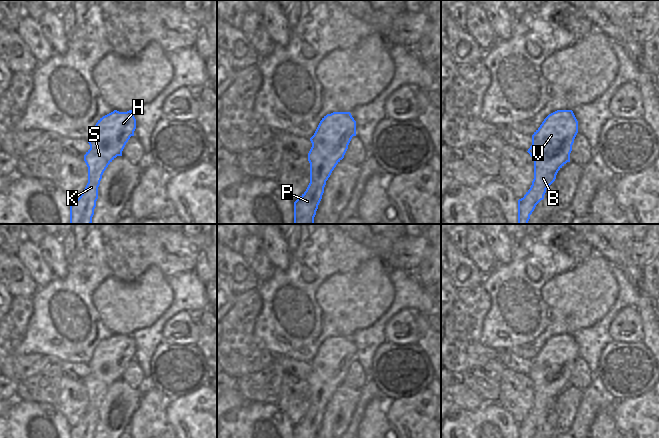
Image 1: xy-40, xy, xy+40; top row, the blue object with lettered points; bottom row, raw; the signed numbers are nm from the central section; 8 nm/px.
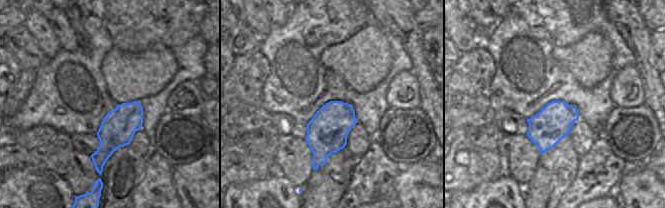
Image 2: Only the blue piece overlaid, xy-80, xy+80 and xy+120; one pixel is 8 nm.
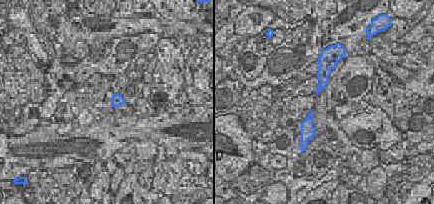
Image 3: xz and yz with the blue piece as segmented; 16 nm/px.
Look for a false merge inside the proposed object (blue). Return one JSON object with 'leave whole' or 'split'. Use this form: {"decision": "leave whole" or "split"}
{"decision": "leave whole"}

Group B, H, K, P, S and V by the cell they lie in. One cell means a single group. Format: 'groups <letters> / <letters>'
groups B H K P S V

